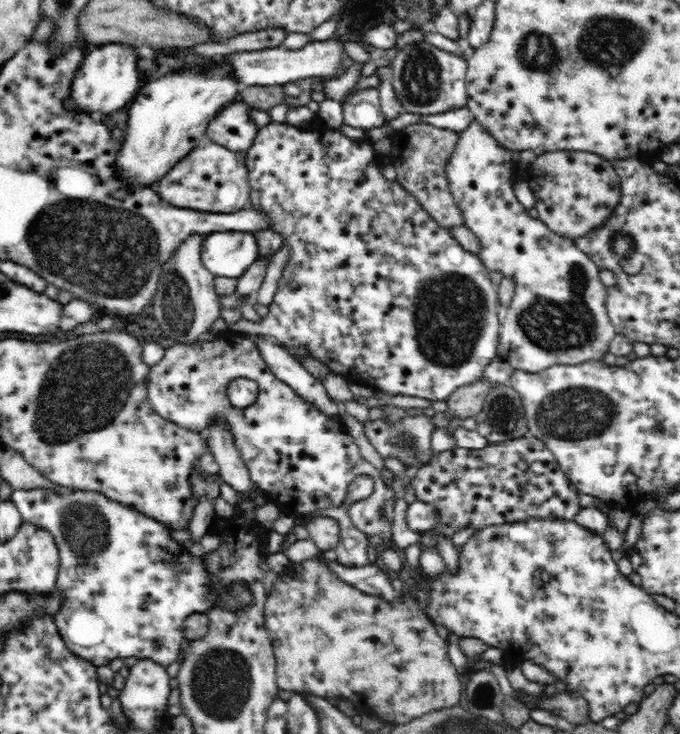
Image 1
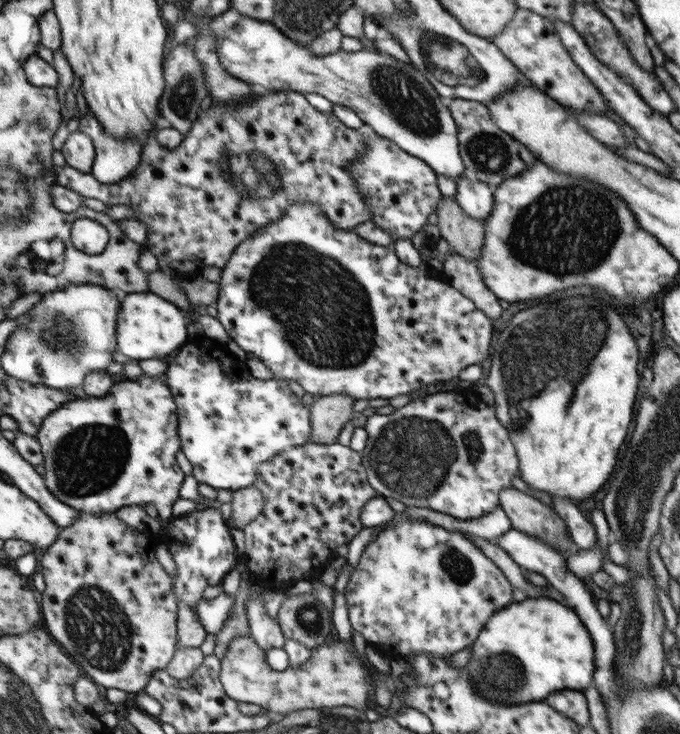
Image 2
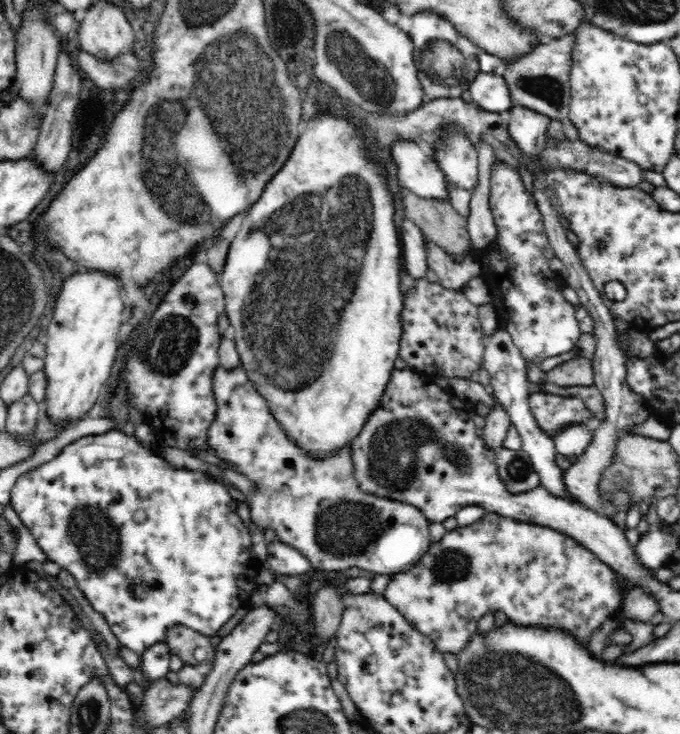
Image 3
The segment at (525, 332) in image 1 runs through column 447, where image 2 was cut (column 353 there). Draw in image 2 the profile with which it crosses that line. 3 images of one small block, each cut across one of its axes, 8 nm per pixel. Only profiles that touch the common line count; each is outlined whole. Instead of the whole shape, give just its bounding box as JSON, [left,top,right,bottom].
[350,132,444,242]

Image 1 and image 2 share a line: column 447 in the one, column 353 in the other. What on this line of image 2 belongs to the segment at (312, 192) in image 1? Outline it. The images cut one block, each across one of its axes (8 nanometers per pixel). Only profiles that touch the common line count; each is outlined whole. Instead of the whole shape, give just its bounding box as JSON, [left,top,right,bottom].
[217,204,493,400]

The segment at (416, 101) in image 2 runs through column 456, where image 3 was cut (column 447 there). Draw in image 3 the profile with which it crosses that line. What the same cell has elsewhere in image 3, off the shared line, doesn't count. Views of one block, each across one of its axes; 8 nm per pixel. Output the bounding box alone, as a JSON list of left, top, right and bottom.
[432,124,479,191]

